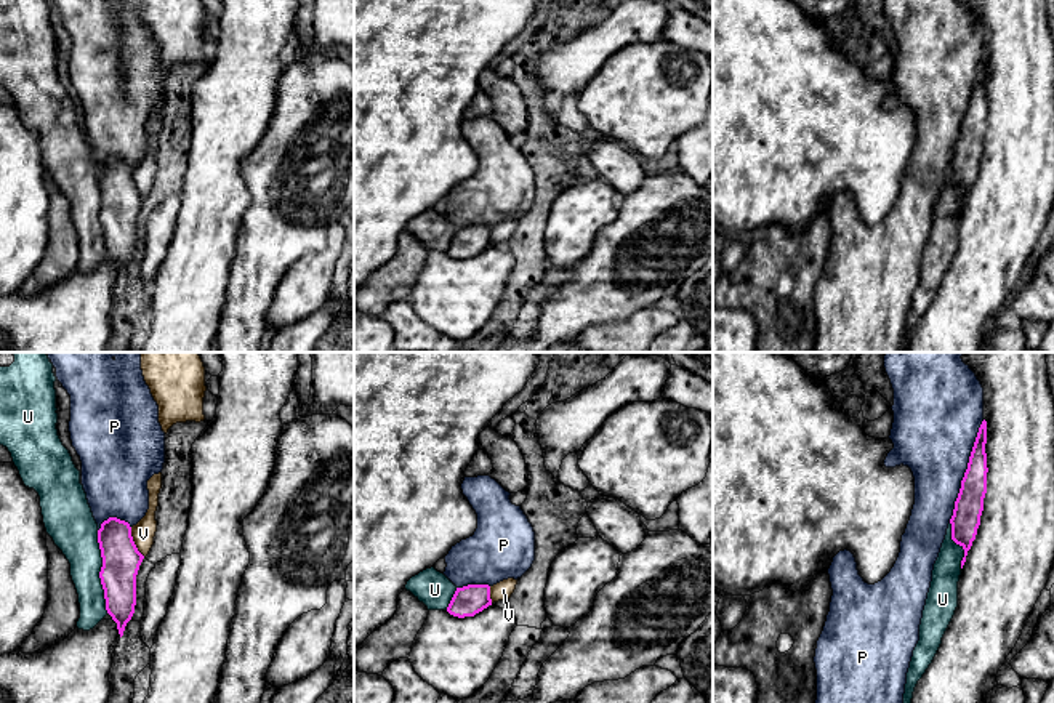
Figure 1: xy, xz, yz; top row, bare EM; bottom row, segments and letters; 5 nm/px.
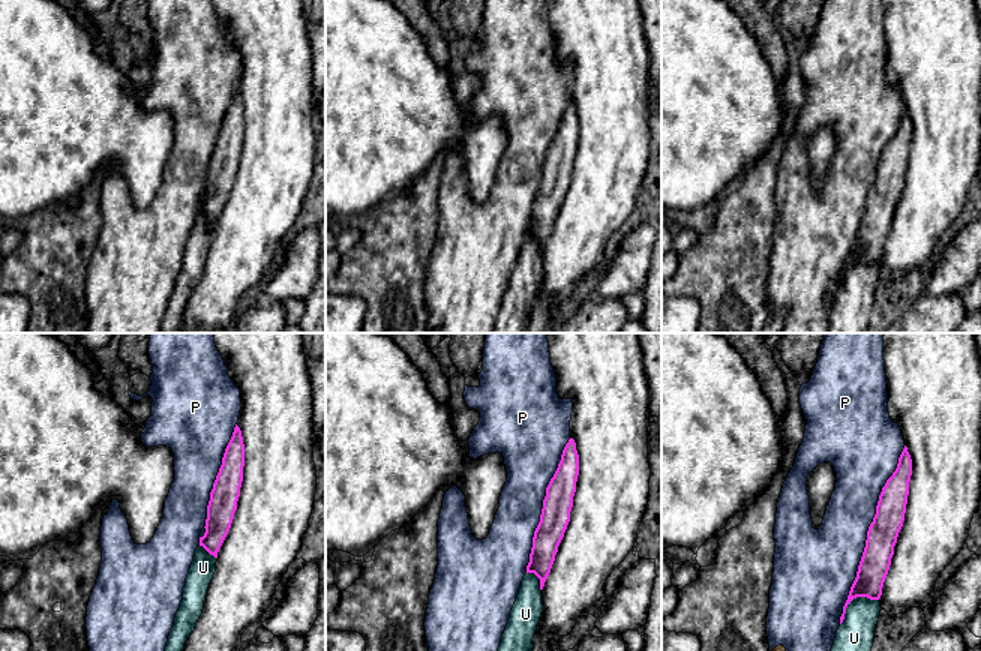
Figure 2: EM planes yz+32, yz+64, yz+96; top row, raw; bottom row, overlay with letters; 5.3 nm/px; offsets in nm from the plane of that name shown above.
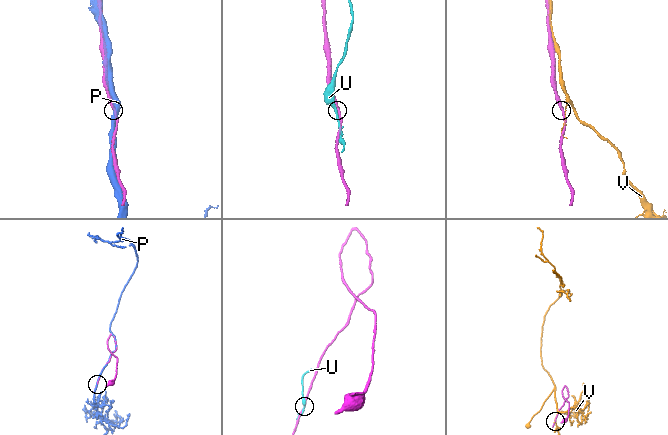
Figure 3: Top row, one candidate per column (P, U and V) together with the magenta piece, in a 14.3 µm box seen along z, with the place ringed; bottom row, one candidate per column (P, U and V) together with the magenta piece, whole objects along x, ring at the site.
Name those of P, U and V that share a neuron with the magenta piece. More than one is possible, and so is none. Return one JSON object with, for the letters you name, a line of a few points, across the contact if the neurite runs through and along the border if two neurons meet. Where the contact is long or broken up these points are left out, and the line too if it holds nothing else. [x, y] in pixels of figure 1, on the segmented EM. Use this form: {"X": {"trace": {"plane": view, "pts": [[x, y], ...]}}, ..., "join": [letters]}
{"join": ["P"]}

